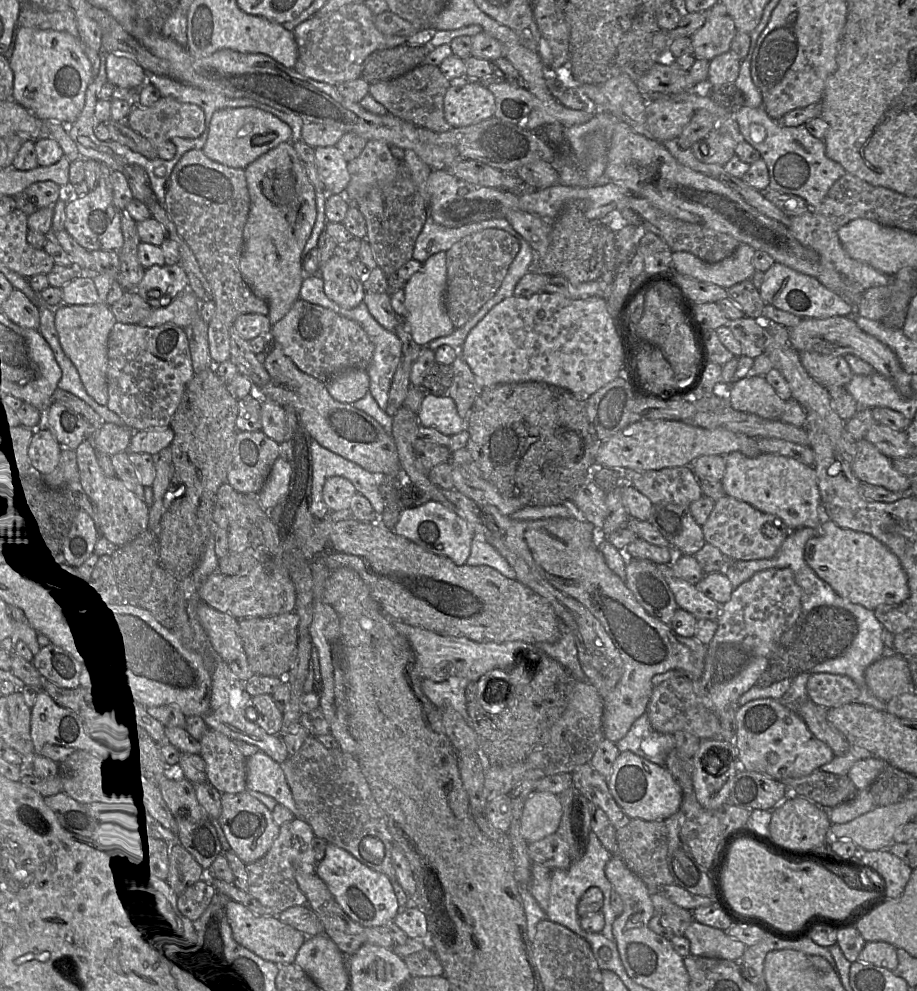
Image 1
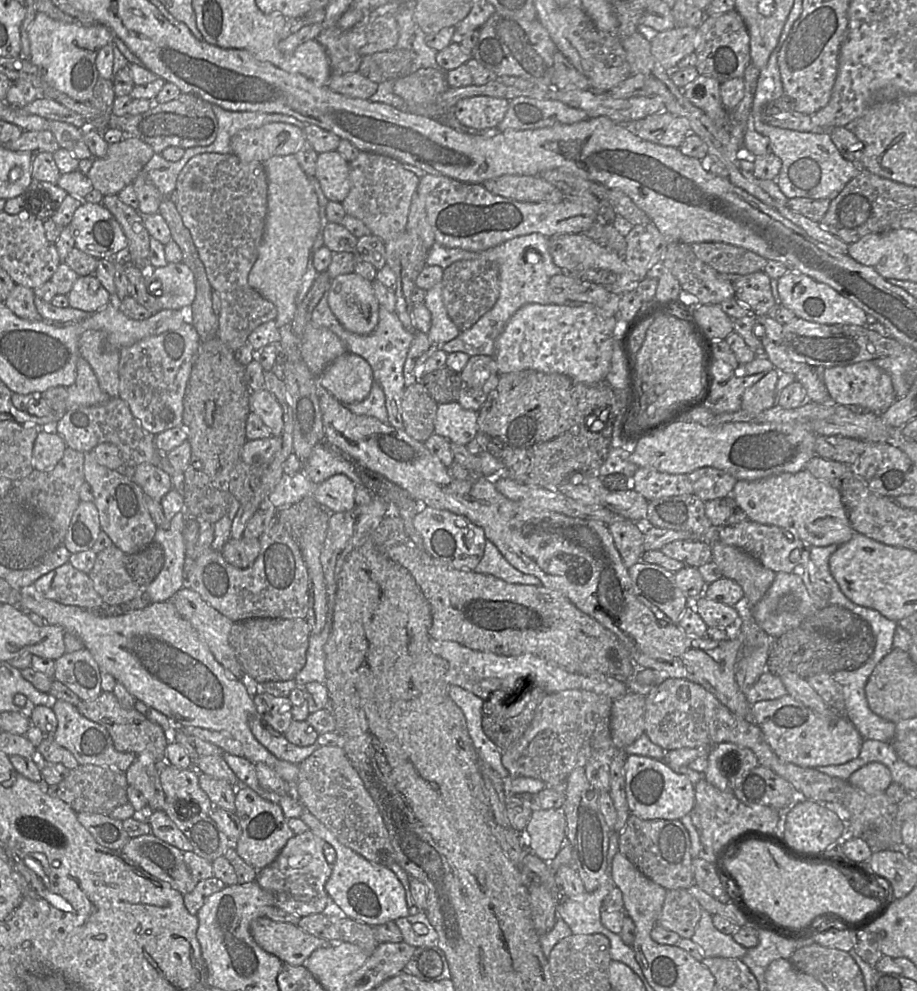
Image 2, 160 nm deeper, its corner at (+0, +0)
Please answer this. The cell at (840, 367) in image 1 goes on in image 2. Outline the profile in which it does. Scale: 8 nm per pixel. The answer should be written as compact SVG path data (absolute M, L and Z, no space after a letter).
M872 360L825 368L823 381L830 397L838 404L855 405L863 410L880 414L897 400L891 376Z

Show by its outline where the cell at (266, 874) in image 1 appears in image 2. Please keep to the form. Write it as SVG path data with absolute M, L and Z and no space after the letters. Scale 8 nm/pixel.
M310 829L295 834L271 864L258 870L255 881L274 895L275 907L300 917L330 912L332 905L325 884L332 873L332 865L325 859L324 844L325 841Z

